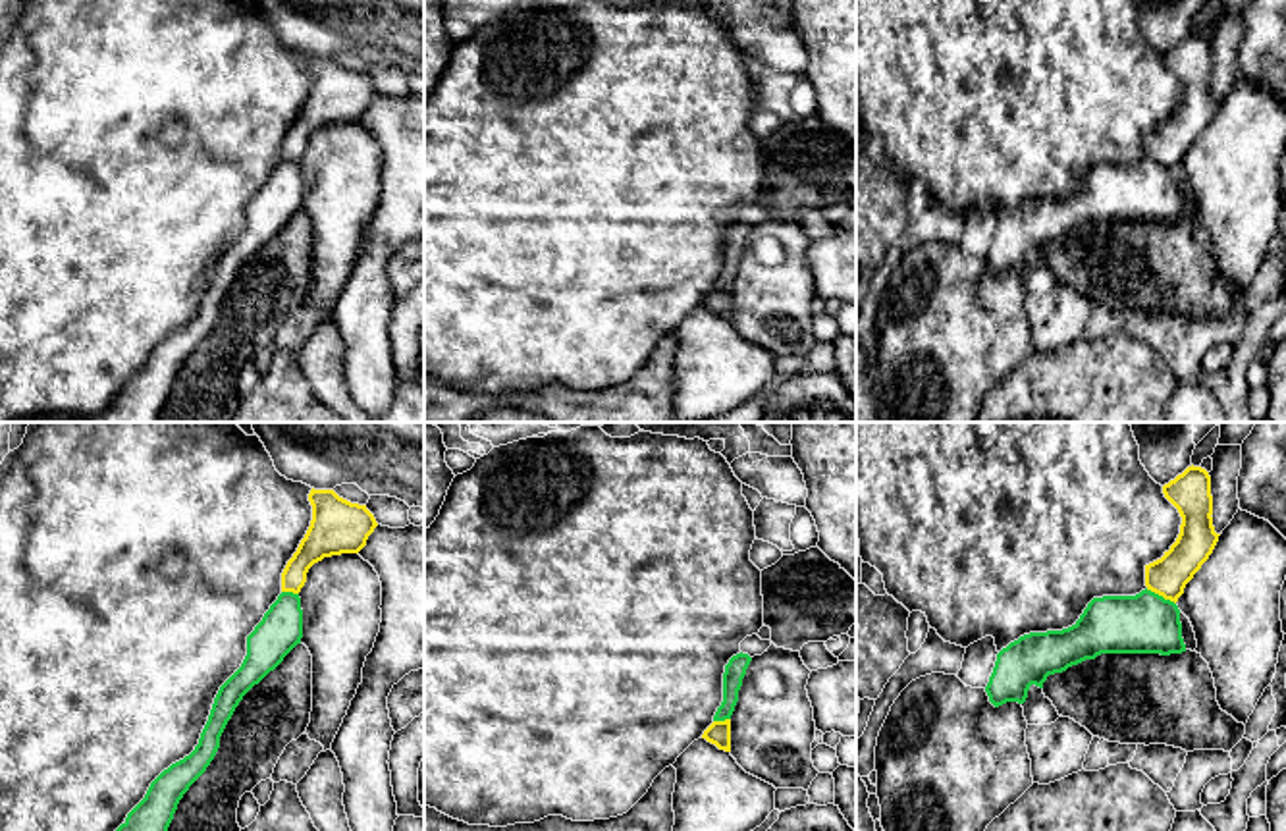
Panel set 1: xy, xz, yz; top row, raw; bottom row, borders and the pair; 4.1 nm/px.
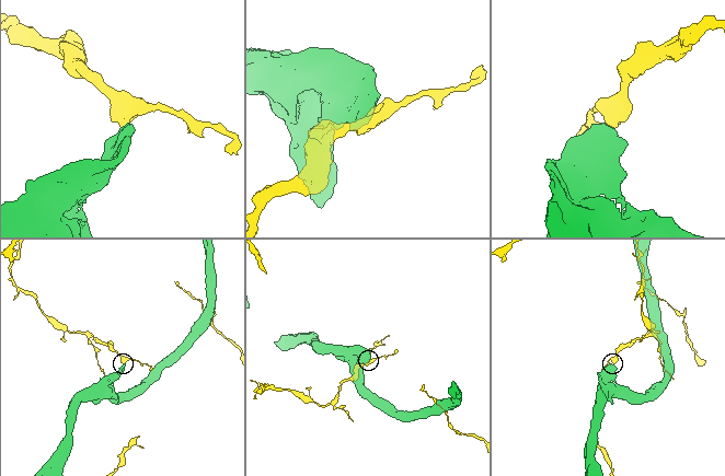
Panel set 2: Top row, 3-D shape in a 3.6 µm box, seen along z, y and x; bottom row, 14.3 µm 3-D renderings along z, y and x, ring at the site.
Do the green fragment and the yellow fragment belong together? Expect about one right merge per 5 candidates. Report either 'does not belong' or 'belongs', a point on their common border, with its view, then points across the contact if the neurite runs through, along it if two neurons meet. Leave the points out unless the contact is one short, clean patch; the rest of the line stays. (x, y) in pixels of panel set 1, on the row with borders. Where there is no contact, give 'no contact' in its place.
does not belong; meets green in yz at (1161, 596); border along yz (1146, 589), (1175, 604)

